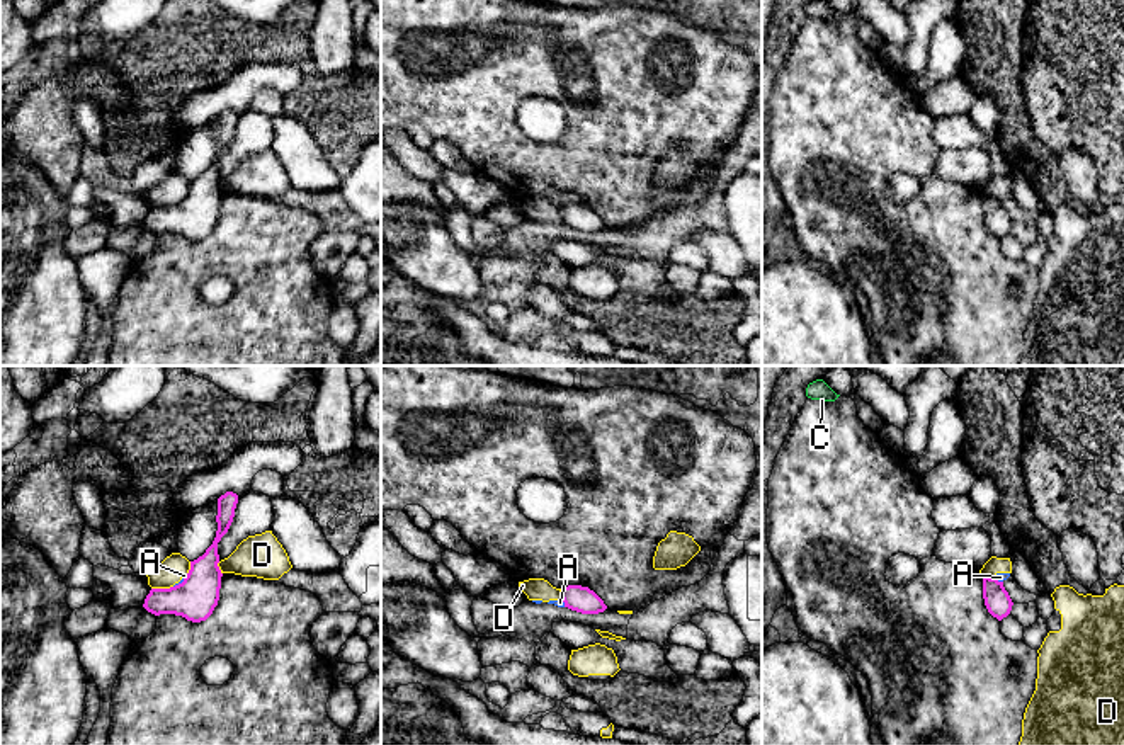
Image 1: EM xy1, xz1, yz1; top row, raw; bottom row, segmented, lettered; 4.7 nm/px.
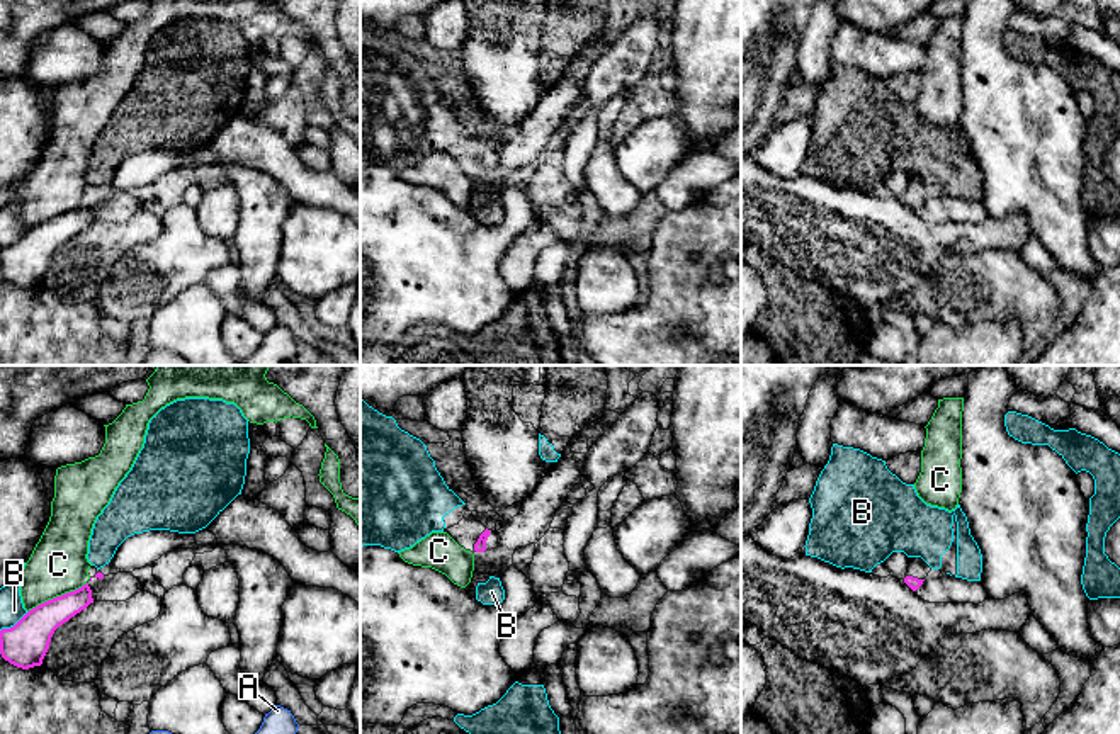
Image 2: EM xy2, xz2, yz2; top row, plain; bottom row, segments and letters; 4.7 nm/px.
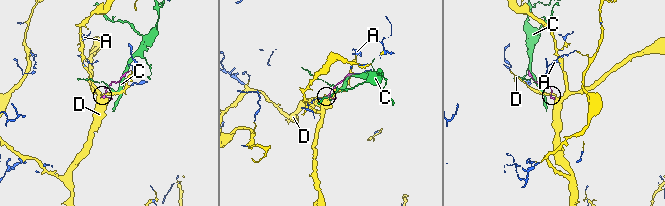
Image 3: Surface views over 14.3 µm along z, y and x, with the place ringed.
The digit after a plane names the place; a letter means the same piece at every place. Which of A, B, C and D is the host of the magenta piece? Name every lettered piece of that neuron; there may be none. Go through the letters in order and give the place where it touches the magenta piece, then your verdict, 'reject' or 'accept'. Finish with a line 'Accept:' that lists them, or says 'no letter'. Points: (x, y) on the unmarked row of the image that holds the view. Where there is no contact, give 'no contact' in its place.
A: meets magenta in xy1 at (182, 201); reject
B: meets magenta in xy2 at (16, 243); reject
C: meets magenta in xy2 at (56, 216); reject
D: meets magenta in xy1 at (162, 208); reject
Accept: no letter

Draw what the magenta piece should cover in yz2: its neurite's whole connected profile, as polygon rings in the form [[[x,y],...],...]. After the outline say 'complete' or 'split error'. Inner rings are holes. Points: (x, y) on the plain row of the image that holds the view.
[[[909,177],[909,185],[908,185],[904,202],[913,211],[916,211],[923,204],[930,190],[931,187],[921,177]]]; split error

